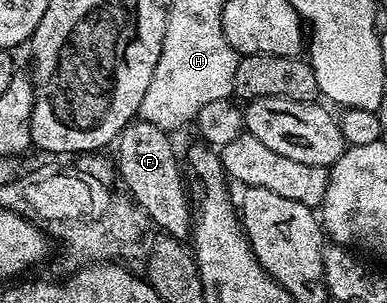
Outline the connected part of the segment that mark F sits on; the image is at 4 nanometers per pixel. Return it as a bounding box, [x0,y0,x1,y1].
[115,119,193,240]

